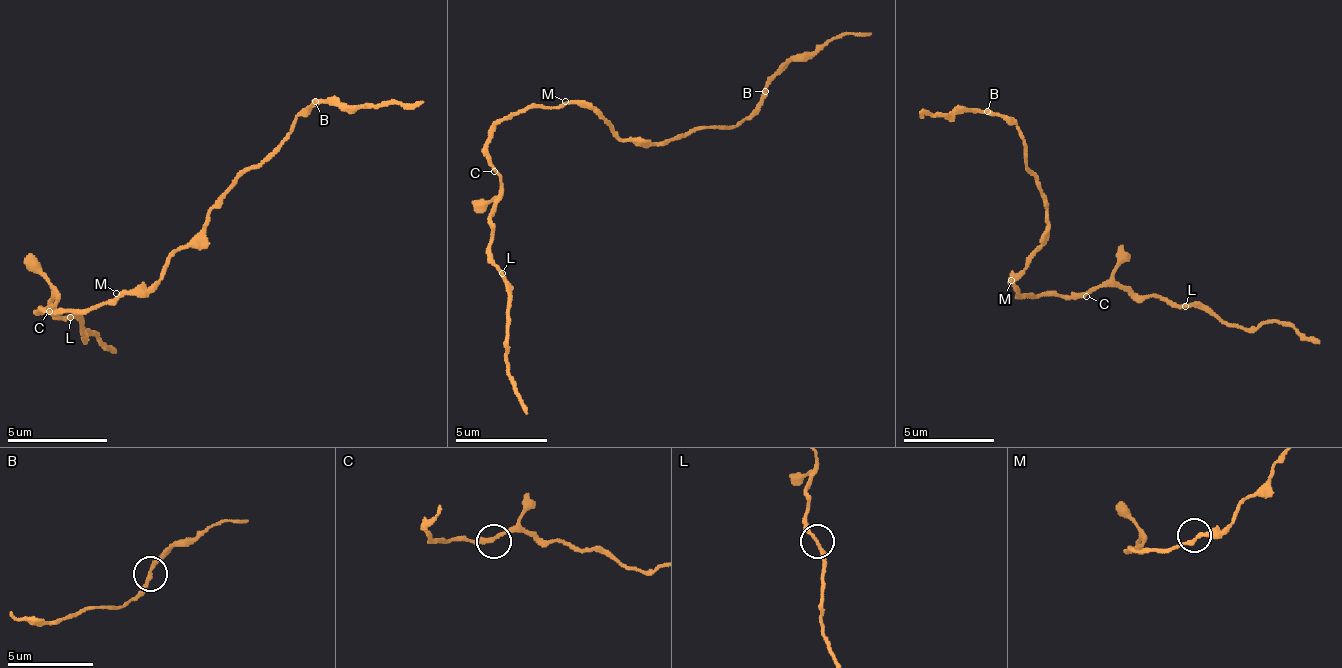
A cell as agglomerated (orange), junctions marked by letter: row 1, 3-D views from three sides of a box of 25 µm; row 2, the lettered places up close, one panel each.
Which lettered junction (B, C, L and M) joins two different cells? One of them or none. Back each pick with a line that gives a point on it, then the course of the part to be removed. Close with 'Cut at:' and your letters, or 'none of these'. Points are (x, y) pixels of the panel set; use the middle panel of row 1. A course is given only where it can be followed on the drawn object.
Cut at: none of these

